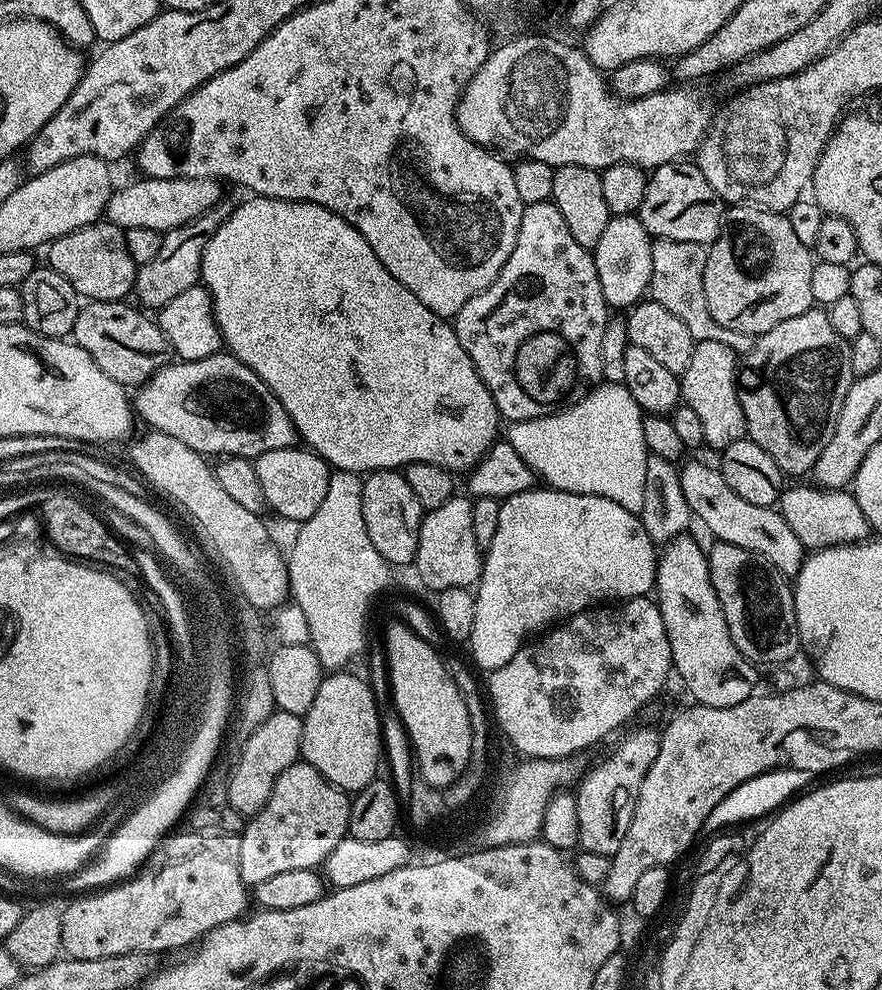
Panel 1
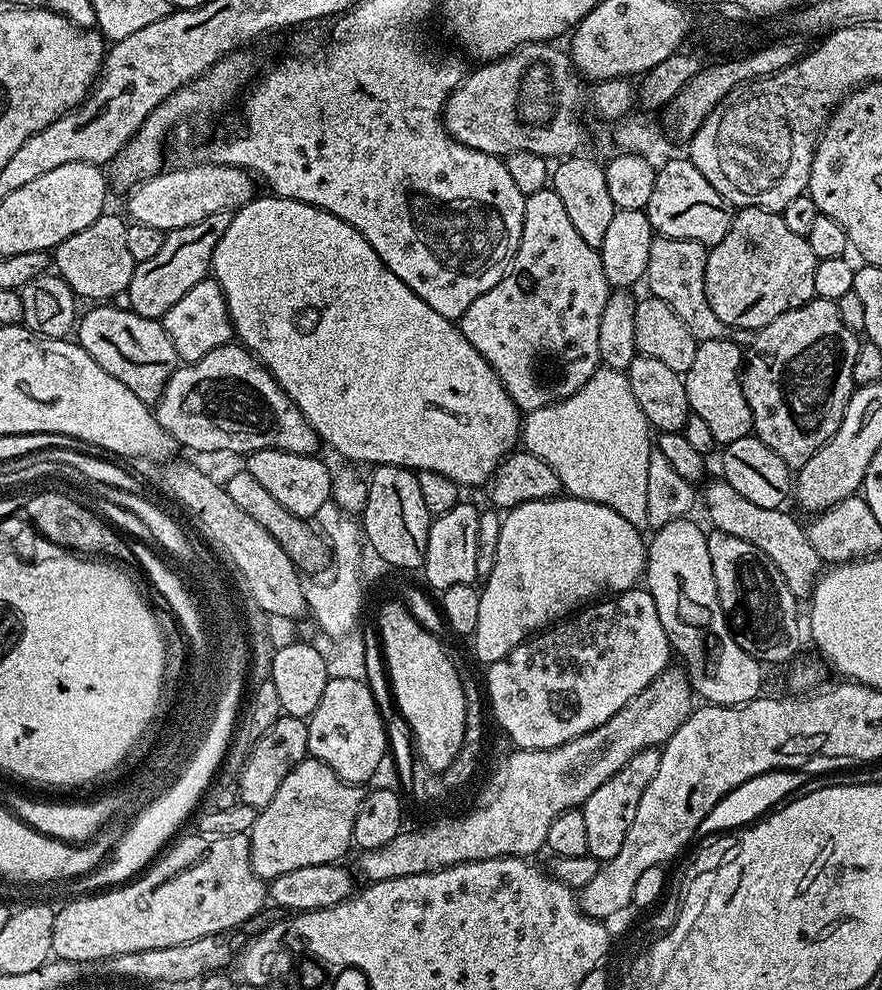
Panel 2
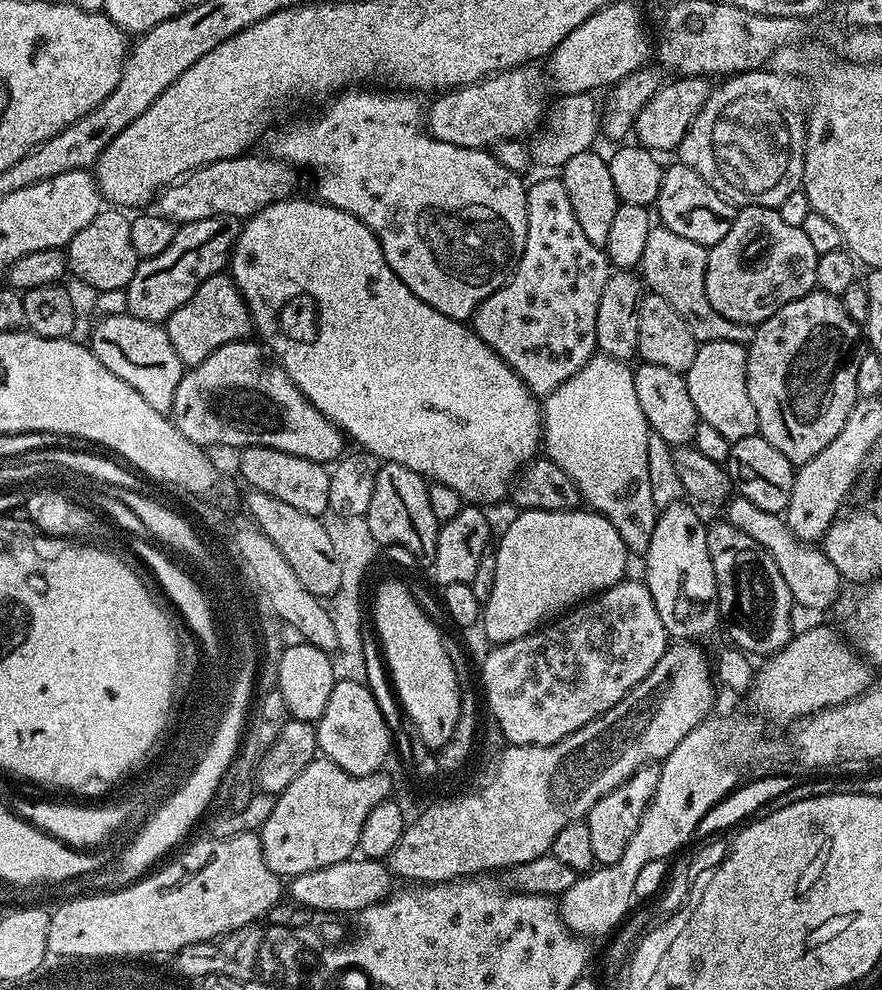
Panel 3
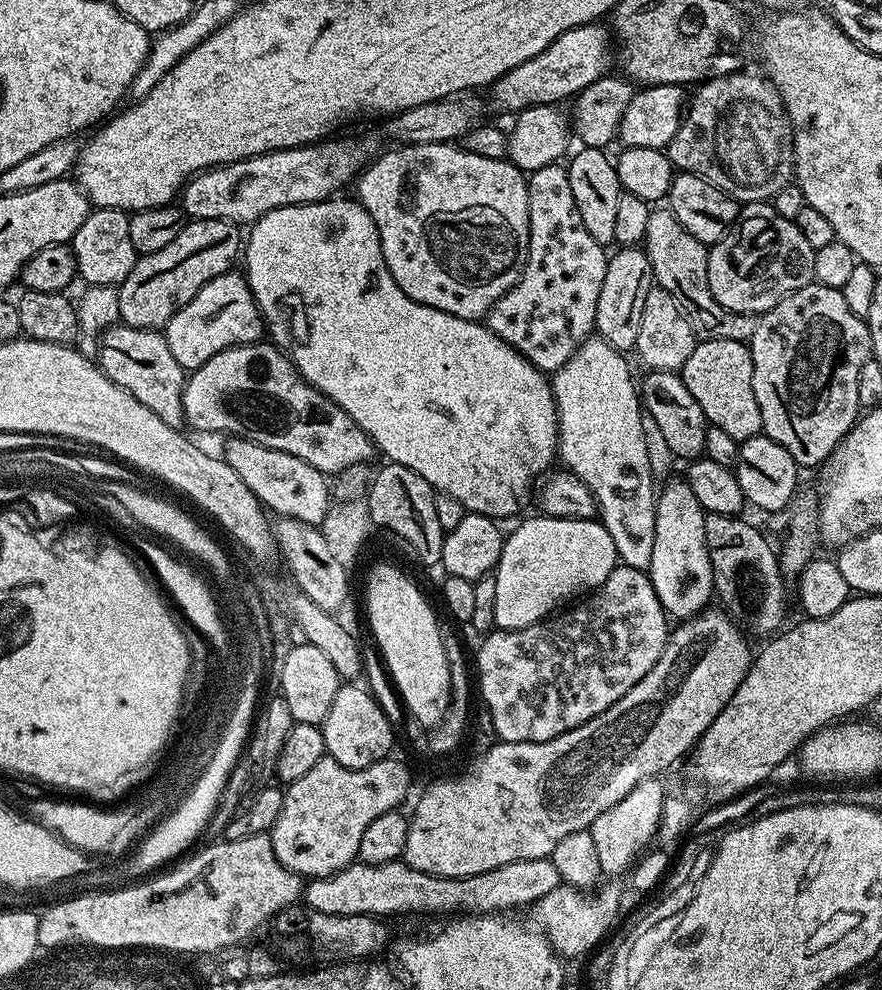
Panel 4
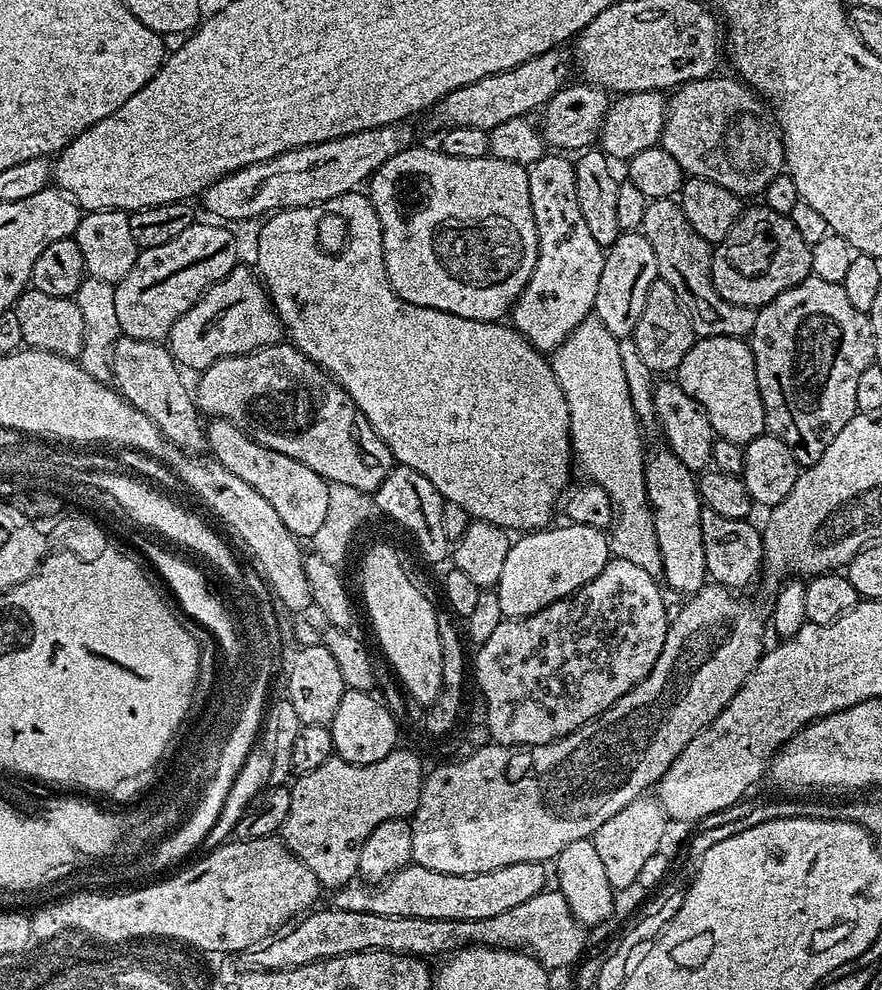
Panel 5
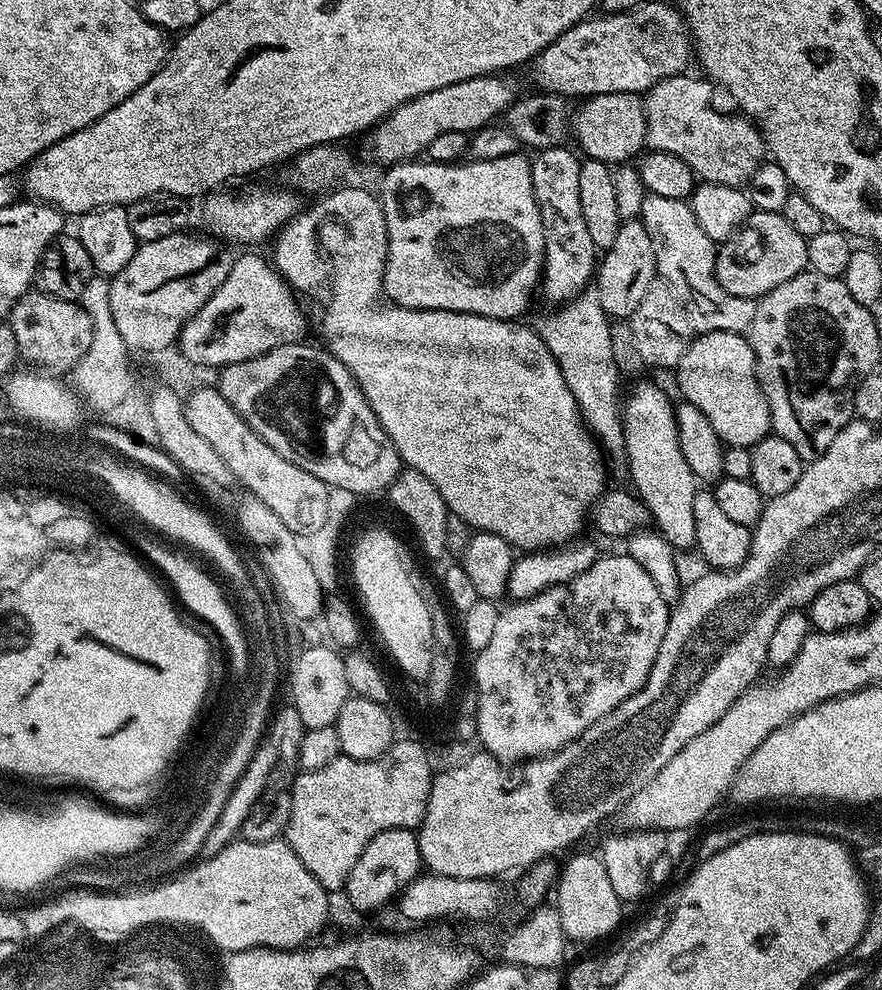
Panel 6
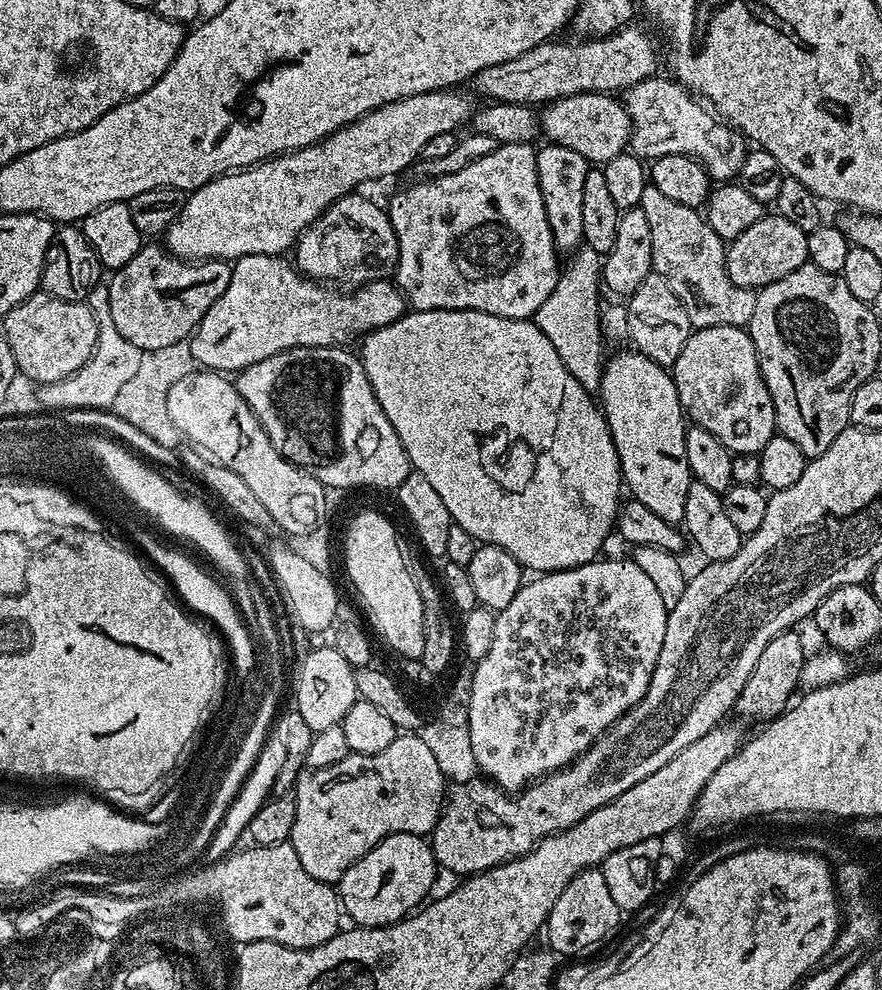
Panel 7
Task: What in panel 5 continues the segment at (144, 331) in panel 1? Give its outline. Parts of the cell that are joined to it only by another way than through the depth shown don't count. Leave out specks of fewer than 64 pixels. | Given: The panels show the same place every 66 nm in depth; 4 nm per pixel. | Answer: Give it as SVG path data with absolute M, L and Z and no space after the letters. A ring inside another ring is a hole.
M121 335L112 348L111 367L110 380L115 391L138 410L142 410L142 414L146 414L146 418L158 426L165 440L177 444L189 454L201 451L200 448L207 445L206 432L203 423L200 424L202 418L193 393L184 385L180 377L181 369L163 343Z

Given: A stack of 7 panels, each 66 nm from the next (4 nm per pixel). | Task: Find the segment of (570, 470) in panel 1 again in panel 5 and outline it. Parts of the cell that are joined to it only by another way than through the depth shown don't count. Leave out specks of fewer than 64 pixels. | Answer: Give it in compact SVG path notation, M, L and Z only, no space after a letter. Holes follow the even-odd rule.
M596 315L587 316L580 325L557 346L551 353L550 363L554 370L554 378L562 386L566 394L566 406L570 410L570 434L572 435L572 452L575 461L584 467L589 481L606 490L612 499L612 506L616 509L616 519L610 529L610 548L619 559L634 562L646 574L660 578L664 575L662 554L658 550L658 534L654 530L652 505L646 494L646 451L644 452L645 437L640 431L640 423L634 414L634 406L630 398L630 386L626 386L626 369L622 367L622 350L620 340Z

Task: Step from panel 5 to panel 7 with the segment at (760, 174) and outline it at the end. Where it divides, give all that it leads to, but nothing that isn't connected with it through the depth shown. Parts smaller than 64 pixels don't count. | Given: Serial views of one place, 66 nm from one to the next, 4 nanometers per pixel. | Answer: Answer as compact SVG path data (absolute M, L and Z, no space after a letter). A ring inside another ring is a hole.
M663 74L648 76L626 89L622 103L632 123L630 151L633 156L645 162L663 156L688 156L691 160L697 160L713 181L728 182L739 177L742 162L750 151L744 133L713 115L675 79L667 80Z

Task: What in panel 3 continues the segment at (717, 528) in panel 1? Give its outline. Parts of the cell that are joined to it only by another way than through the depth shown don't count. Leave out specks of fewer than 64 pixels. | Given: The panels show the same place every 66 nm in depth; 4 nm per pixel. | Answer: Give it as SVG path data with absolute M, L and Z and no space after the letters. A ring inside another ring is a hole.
M739 494L733 495L727 501L726 519L728 523L746 530L754 542L761 544L768 549L768 553L774 558L782 578L786 578L786 586L790 586L790 594L797 605L809 608L812 612L824 612L840 596L840 584L842 577L838 566L830 562L830 558L825 554L823 547L809 546L801 542L797 536L788 529L787 519L781 518L775 512L758 510L749 500Z

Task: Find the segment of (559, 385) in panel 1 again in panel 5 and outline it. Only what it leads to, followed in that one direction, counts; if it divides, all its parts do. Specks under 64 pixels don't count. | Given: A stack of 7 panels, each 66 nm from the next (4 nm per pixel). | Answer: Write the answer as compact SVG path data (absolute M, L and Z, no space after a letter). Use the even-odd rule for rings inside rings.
M546 154L542 158L538 158L538 162L527 165L528 169L528 185L530 186L530 210L534 210L534 226L538 234L538 258L534 266L534 274L530 274L530 282L526 282L526 286L522 290L522 294L516 299L515 304L510 309L510 324L517 332L522 333L524 338L539 352L551 354L555 352L558 345L566 342L566 338L573 330L585 320L587 316L593 315L594 298L598 298L598 278L602 278L602 266L604 265L605 249L598 246L598 242L594 242L594 237L590 235L589 228L586 227L586 221L582 214L582 210L578 210L578 186L576 185L576 166L571 159L567 160L564 154Z

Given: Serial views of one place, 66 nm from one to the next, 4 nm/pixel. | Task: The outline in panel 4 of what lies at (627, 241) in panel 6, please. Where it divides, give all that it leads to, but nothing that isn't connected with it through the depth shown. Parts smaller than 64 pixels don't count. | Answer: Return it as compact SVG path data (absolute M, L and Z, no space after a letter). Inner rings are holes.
M620 246L609 255L606 278L598 294L595 335L628 354L638 342L638 325L642 322L642 306L646 306L646 294L654 286L650 258L640 246Z

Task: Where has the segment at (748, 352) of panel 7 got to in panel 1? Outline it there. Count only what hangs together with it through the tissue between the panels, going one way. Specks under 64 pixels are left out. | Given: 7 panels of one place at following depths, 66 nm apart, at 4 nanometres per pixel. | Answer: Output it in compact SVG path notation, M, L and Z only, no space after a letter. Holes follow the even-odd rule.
M699 341L690 354L690 366L679 373L680 394L683 403L695 410L702 418L704 443L710 449L722 450L734 442L745 439L748 427L742 414L740 389L738 387L738 354L722 342Z

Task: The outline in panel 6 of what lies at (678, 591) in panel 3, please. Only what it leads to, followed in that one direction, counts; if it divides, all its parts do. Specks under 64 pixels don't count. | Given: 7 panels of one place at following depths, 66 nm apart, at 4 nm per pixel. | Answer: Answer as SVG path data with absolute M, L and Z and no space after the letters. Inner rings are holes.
M640 380L623 401L622 419L624 456L628 460L628 476L632 479L631 487L635 495L648 507L651 523L668 544L677 550L691 549L696 543L694 494L698 491L698 481L686 463L686 458L682 458L682 446L678 446L673 401L668 401L667 394L658 385Z

